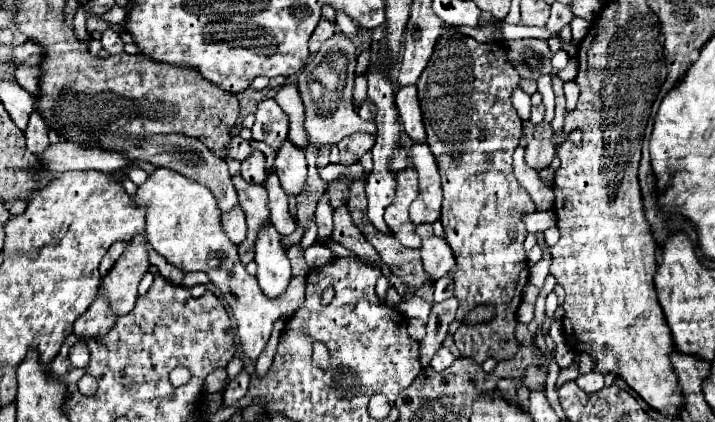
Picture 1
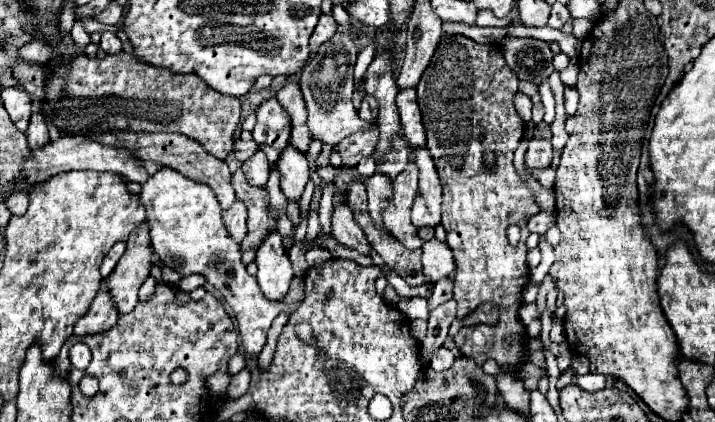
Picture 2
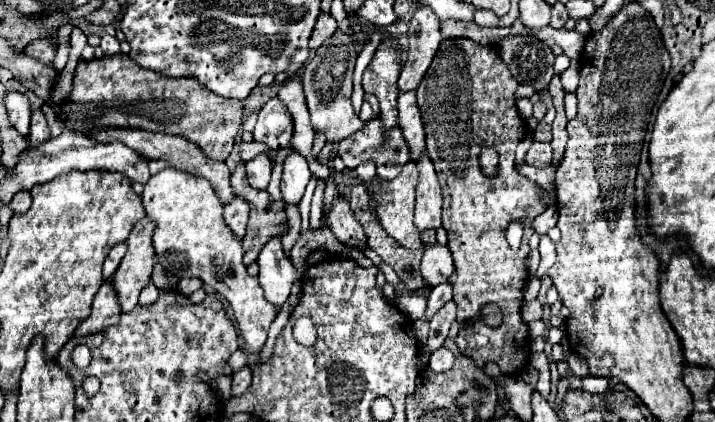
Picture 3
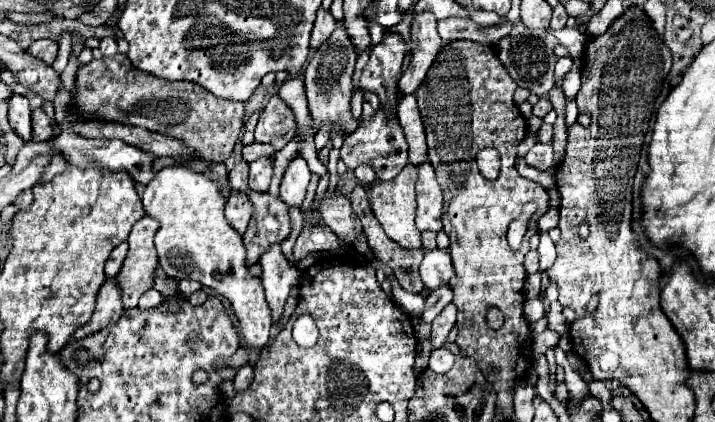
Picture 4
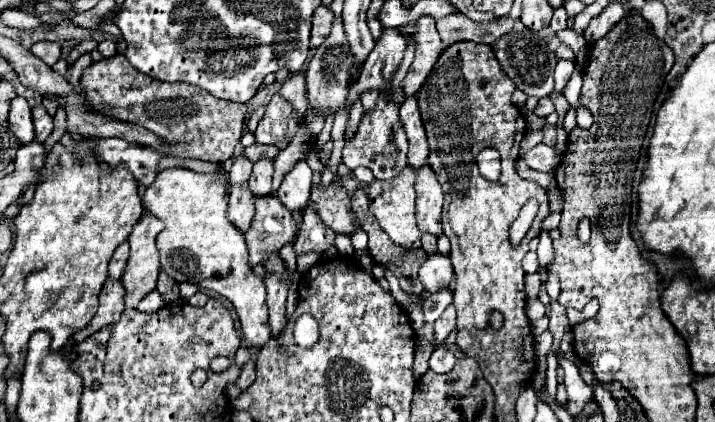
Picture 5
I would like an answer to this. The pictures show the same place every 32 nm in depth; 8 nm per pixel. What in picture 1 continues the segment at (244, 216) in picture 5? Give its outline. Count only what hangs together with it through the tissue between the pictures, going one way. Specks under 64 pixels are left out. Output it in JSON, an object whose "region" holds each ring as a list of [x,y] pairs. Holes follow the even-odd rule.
{"region":[[[236,206],[232,212],[222,214],[222,228],[234,244],[240,244],[246,238],[246,220],[240,206]]]}

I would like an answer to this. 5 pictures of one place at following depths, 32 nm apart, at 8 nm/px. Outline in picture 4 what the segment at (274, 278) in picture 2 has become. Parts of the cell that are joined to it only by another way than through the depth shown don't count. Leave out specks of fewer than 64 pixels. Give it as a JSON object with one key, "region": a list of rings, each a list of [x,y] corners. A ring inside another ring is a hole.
{"region":[[[270,244],[268,250],[260,256],[262,266],[262,286],[266,292],[266,302],[272,308],[272,322],[278,322],[282,306],[290,296],[290,288],[298,284],[300,270],[294,268],[282,254],[280,244]]]}

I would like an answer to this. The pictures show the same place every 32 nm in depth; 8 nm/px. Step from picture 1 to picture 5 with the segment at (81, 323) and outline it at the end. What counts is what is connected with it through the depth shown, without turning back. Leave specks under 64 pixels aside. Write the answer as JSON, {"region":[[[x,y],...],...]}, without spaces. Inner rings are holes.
{"region":[[[108,278],[102,292],[100,292],[100,296],[98,296],[98,312],[88,322],[88,326],[84,326],[82,330],[76,330],[72,338],[76,342],[86,340],[88,336],[102,330],[104,326],[118,322],[122,310],[124,310],[124,286],[118,280]]]}

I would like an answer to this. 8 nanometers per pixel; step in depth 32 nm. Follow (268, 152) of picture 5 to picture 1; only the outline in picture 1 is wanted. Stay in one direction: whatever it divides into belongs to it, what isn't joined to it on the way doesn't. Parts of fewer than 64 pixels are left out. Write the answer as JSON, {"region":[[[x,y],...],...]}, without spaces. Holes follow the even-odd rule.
{"region":[[[232,136],[230,138],[230,144],[226,148],[226,158],[232,158],[232,160],[246,160],[246,156],[252,152],[250,144],[246,140],[242,140],[240,136]]]}

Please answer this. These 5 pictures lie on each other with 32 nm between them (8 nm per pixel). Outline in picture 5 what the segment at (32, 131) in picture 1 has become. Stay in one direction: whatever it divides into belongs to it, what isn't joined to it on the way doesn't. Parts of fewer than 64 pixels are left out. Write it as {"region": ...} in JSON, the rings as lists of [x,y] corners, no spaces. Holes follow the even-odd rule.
{"region":[[[42,106],[32,108],[32,120],[34,120],[34,130],[36,130],[36,142],[44,142],[50,134],[52,134],[52,118],[48,116],[48,112]]]}

